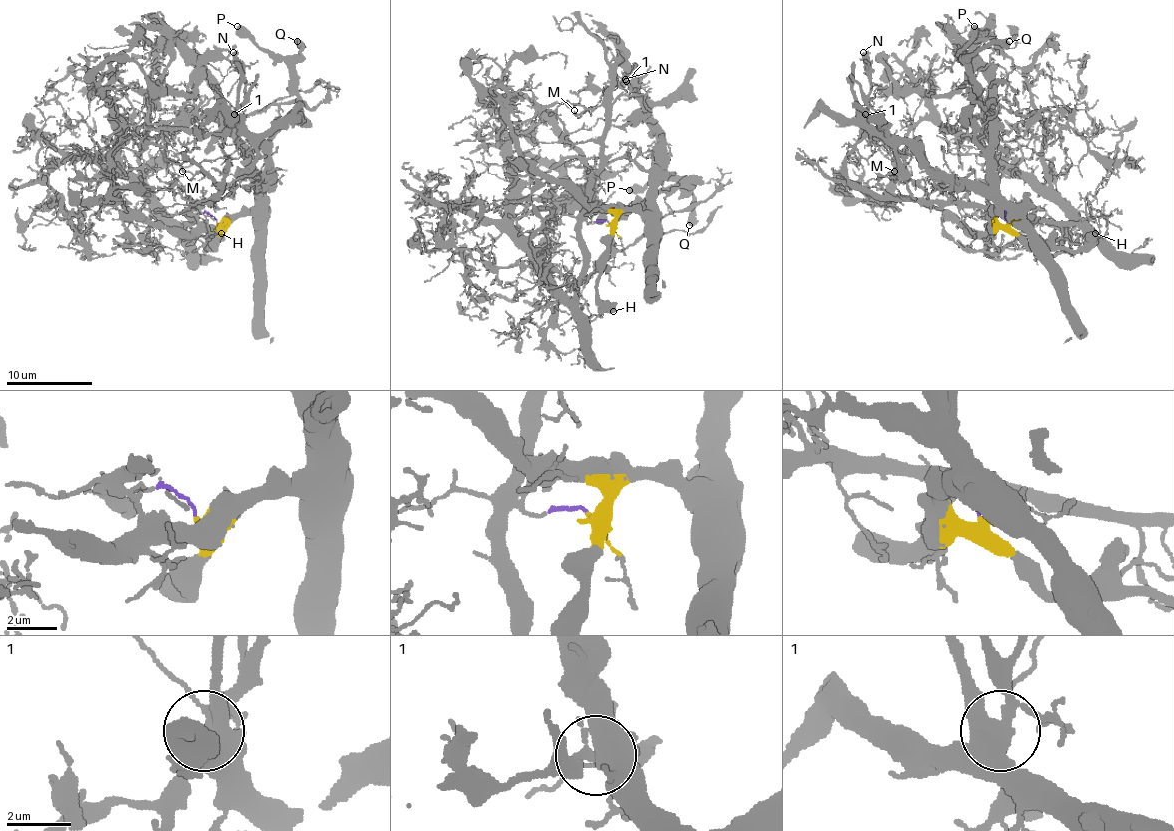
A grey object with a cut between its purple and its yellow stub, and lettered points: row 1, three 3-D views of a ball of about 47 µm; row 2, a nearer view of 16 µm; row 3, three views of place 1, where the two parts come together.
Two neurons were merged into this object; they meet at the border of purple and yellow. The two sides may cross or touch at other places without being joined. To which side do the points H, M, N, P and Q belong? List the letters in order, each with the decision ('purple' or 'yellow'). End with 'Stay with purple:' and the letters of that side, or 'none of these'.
H: yellow
M: purple
N: purple
P: yellow
Q: yellow
Stay with purple: M, N

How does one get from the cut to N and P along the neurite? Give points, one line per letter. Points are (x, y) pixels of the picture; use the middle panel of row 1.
N: (609, 223), (590, 223), (590, 176), (598, 167), (605, 94), (618, 61), (615, 77), (637, 85), (624, 79)
P: (609, 223), (626, 210), (648, 214), (643, 204), (661, 191), (689, 189), (654, 178), (628, 191)

